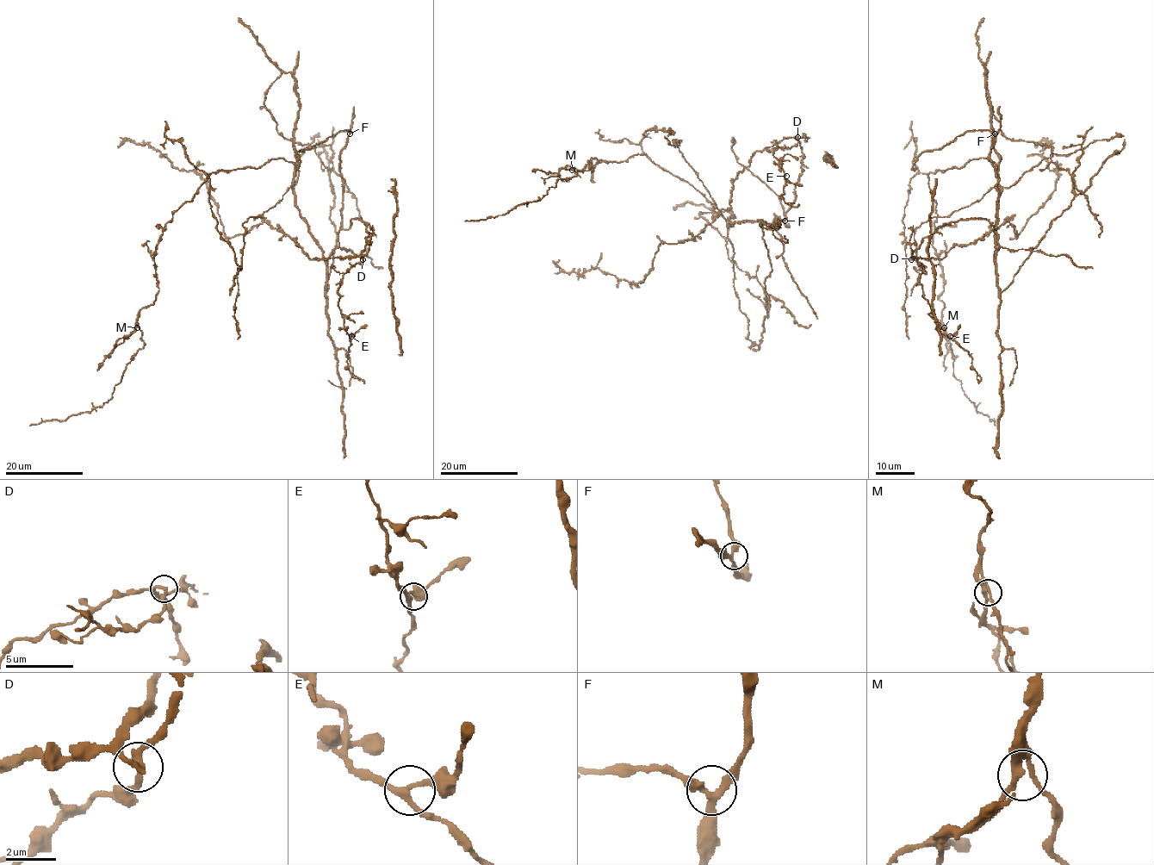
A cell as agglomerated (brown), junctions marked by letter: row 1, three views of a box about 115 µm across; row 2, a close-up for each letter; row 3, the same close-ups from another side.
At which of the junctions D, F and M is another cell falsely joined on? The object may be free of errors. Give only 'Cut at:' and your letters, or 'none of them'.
Cut at: D

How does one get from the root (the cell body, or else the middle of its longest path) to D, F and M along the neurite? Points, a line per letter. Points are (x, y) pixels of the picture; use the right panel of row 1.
D: (995, 233), (994, 258), (998, 250), (998, 233), (987, 220), (959, 219), (944, 223), (922, 239), (911, 258)
F: (995, 233), (994, 258), (998, 250), (995, 227), (999, 193), (990, 147), (995, 133)
M: (995, 233), (994, 162), (973, 158), (928, 175), (944, 327)

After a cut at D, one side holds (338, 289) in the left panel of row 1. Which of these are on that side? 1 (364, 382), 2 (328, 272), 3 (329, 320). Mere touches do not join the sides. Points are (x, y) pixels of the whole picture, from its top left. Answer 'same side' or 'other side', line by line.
1: same side
2: other side
3: other side

